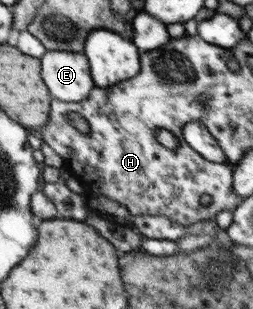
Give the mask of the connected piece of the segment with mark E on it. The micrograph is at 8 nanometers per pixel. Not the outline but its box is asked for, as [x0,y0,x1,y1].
[41,50,95,103]

